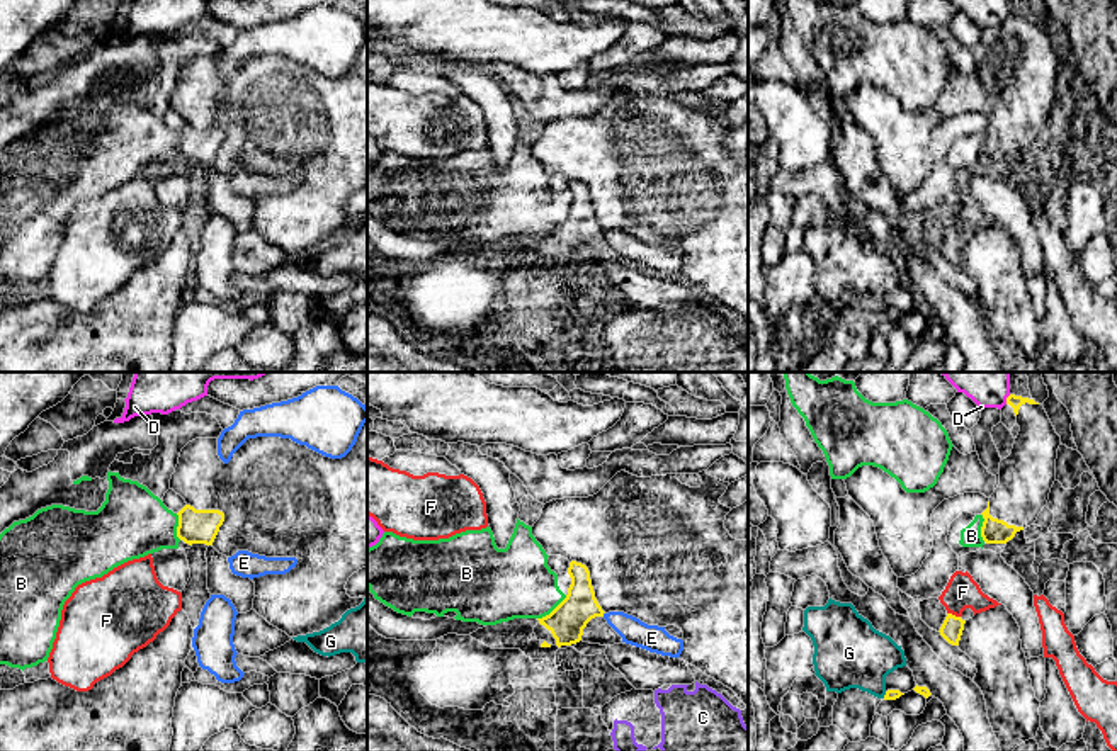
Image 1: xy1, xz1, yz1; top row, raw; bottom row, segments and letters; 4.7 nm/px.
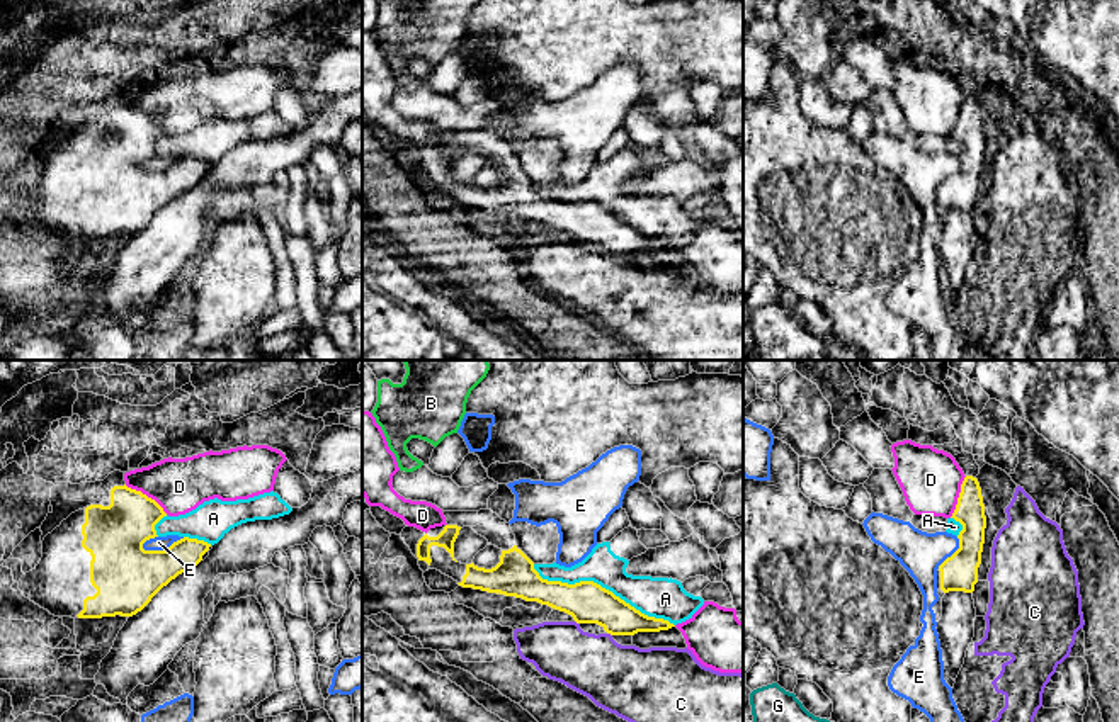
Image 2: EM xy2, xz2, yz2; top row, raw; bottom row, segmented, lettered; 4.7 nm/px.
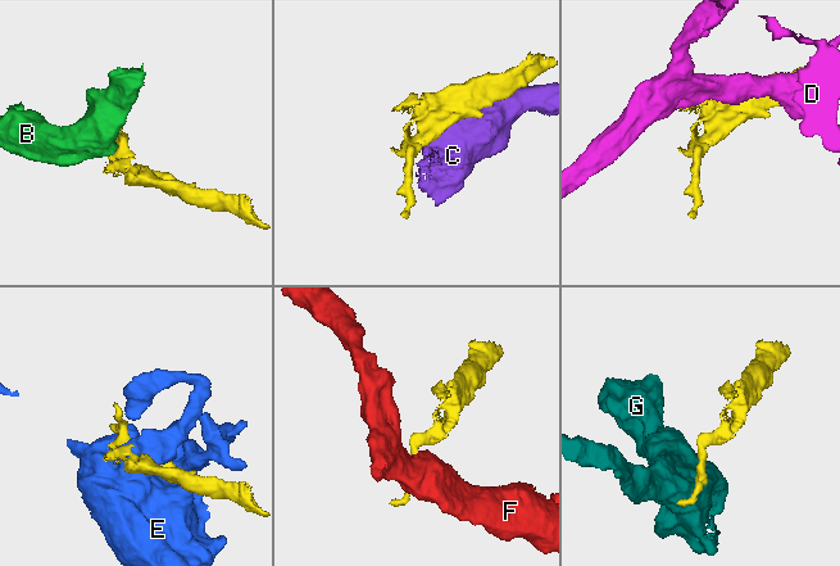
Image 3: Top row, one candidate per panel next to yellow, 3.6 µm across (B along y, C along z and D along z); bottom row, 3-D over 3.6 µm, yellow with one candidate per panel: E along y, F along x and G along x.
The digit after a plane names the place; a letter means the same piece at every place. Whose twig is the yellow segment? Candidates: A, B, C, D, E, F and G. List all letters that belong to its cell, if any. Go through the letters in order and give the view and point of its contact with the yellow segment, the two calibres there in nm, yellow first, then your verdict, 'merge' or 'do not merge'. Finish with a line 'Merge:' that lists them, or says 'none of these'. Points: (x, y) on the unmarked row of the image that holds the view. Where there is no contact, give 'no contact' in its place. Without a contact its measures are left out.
A: xz2 (601, 206) | 200/180 nm | do not merge
B: xz1 (553, 230) | 170/340 nm | do not merge
C: xz2 (577, 242) | 200/300 nm | do not merge
D: xy2 (145, 114) | 280/260 nm | do not merge
E: xy2 (162, 170) | 320/60 nm | do not merge
F: yz1 (954, 235) | 100/160 nm | do not merge
G: yz1 (884, 315) | 50/320 nm | do not merge
Merge: none of these

